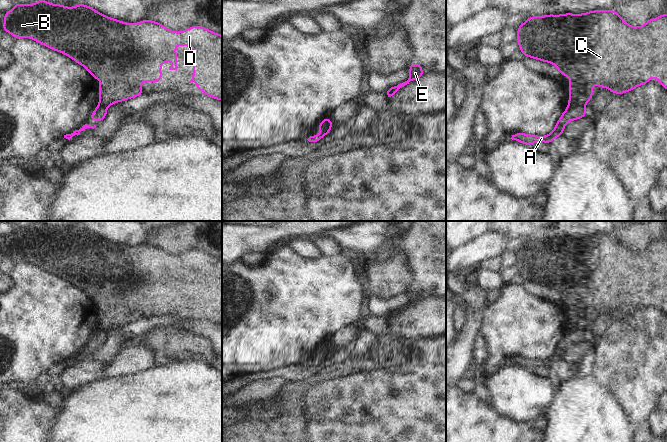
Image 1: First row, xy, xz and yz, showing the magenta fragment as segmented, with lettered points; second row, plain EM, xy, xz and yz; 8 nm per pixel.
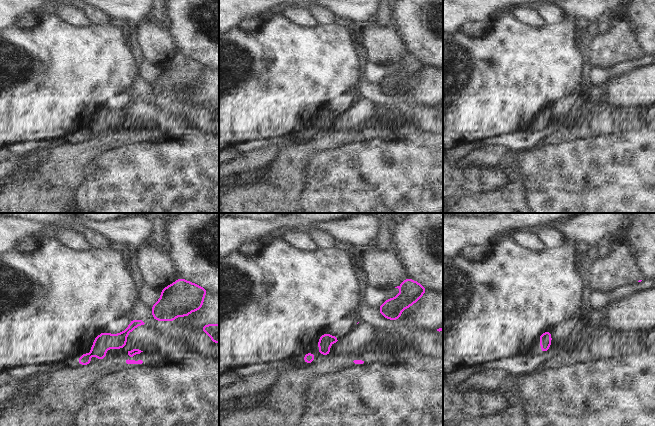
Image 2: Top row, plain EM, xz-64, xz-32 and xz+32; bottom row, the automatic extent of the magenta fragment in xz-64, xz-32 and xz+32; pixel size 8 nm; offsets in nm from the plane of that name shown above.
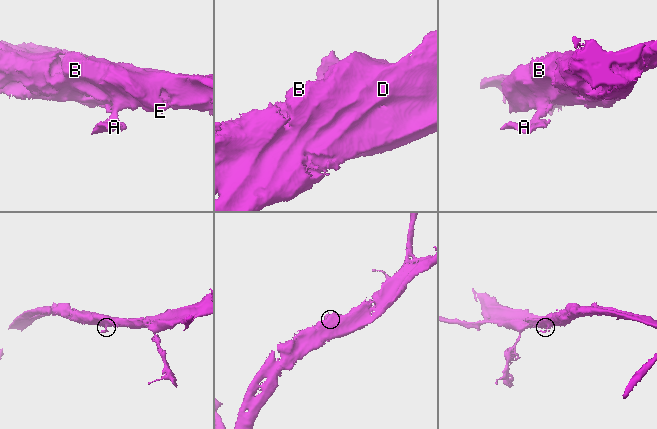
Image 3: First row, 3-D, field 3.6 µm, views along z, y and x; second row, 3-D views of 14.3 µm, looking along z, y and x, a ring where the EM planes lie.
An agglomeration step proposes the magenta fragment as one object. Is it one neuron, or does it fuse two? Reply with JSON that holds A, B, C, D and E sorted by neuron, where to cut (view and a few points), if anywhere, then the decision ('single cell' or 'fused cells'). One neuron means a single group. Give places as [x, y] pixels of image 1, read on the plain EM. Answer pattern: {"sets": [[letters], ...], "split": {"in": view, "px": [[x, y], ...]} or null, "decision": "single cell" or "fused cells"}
{"sets": [["A"], ["B", "C", "D", "E"]], "split": {"in": "xz", "px": [[328, 342], [324, 358]]}, "decision": "fused cells"}

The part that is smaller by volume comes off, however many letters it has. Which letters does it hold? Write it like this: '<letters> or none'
A.

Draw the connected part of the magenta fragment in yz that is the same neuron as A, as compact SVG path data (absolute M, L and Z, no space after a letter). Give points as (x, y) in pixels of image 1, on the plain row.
M568 330L557 345L553 355L544 360L524 358L522 356L512 359L510 363L519 365L522 368L531 369L538 366L550 368L554 363L563 359L566 347L587 340L585 330Z

